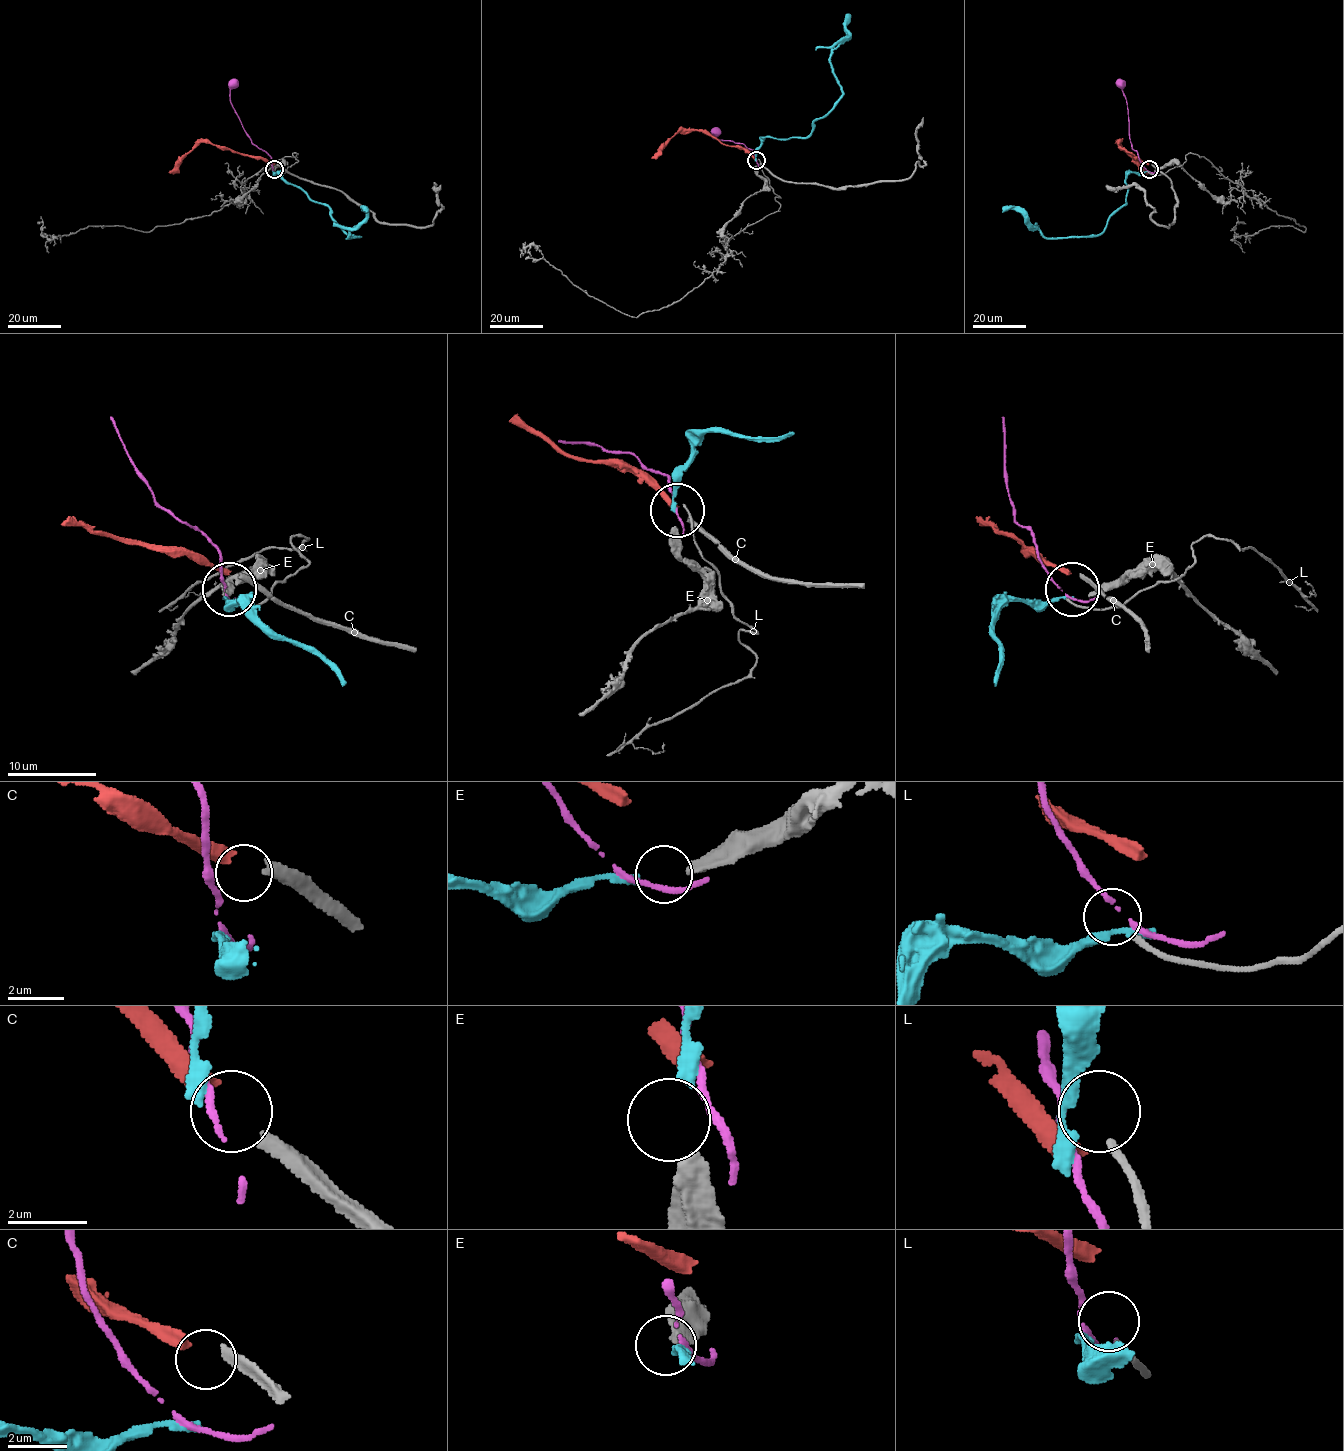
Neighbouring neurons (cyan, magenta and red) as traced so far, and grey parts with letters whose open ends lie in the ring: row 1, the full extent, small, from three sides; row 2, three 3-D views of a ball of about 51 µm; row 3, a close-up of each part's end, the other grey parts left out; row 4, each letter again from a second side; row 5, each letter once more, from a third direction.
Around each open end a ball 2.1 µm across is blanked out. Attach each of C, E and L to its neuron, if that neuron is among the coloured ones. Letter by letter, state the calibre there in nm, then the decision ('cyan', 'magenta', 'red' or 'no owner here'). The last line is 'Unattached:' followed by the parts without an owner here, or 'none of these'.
C: 360 nm | no owner here
E: 440 nm | cyan
L: 200 nm | no owner here
Unattached: C, L

